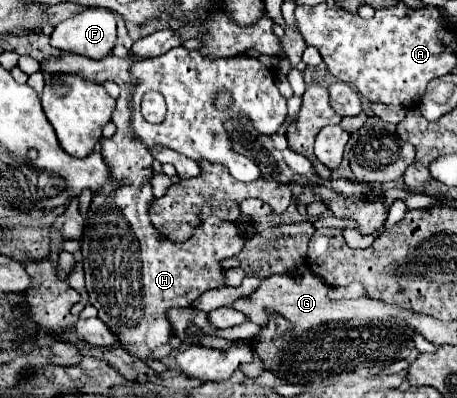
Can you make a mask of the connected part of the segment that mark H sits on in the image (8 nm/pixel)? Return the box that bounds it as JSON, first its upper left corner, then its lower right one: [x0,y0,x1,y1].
[41,53,243,359]

